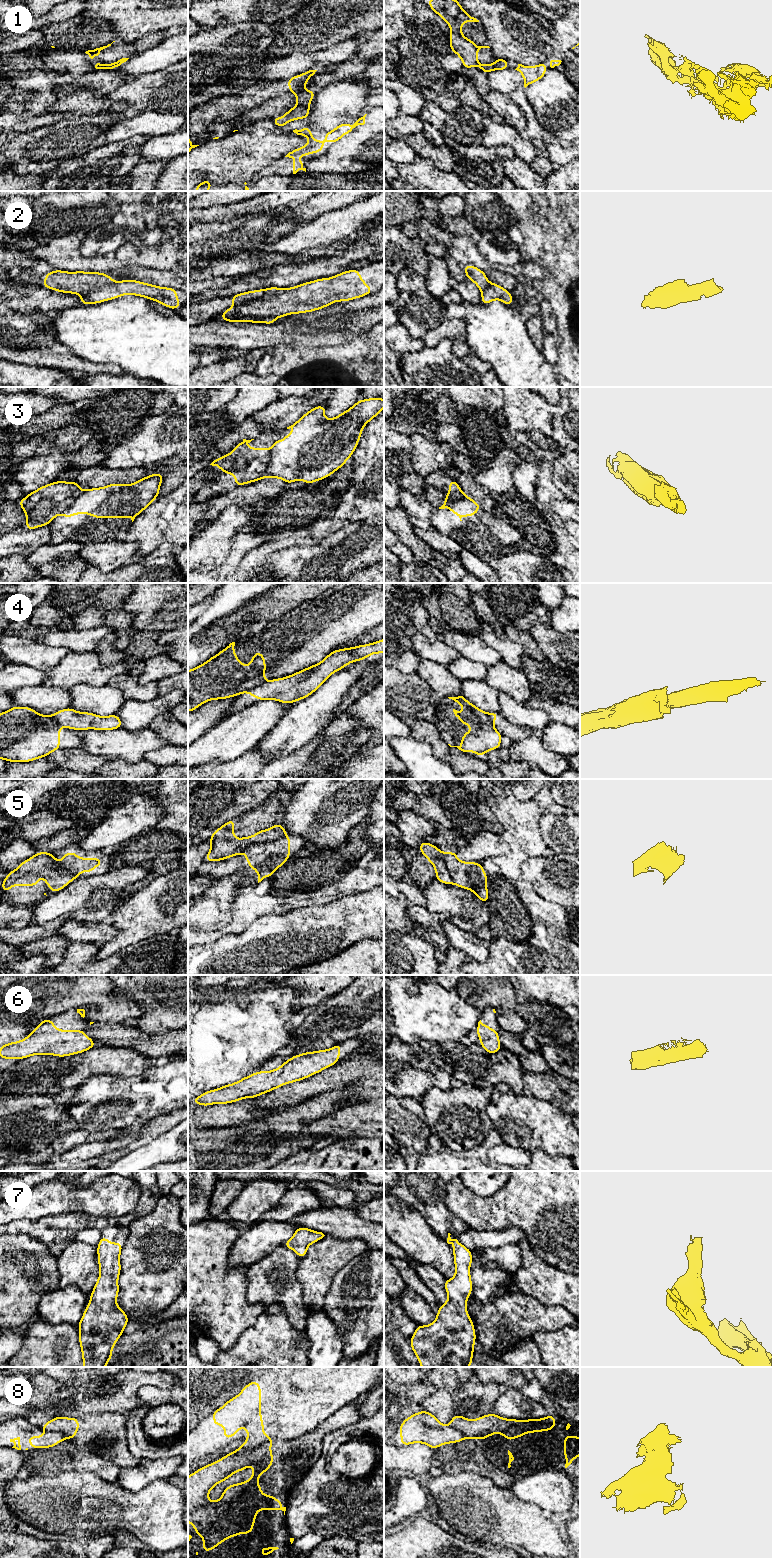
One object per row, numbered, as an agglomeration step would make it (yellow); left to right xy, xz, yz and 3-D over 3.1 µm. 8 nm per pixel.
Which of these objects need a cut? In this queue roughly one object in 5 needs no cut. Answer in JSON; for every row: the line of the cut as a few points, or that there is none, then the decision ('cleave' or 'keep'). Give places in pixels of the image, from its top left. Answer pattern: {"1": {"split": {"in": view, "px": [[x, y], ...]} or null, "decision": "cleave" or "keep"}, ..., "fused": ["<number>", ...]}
{"1": {"split": {"in": "xz", "px": [[302, 88], [295, 93]]}, "decision": "cleave"}, "2": {"split": {"in": "xz", "px": [[288, 288], [233, 306]]}, "decision": "cleave"}, "3": {"split": {"in": "xz", "px": [[270, 450], [270, 461], [264, 476]]}, "decision": "cleave"}, "4": {"split": {"in": "xz", "px": [[260, 683], [247, 691]]}, "decision": "cleave"}, "5": {"split": {"in": "xz", "px": [[285, 834], [277, 839], [254, 843], [244, 851]]}, "decision": "cleave"}, "6": {"split": null, "decision": "keep"}, "7": {"split": null, "decision": "keep"}, "8": {"split": {"in": "xz", "px": [[271, 1440], [265, 1440], [251, 1448], [234, 1452]]}, "decision": "cleave"}, "fused": ["1", "2", "3", "4", "5", "8"]}

